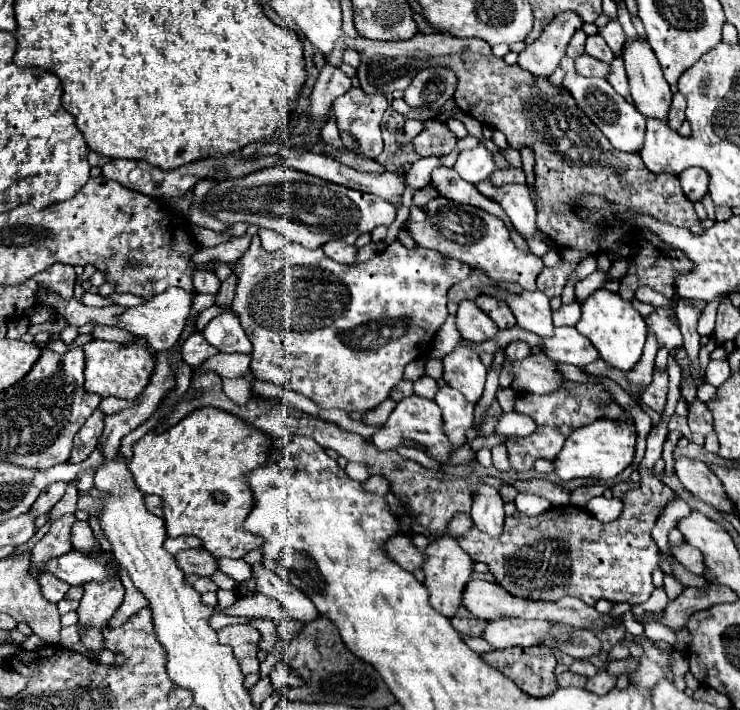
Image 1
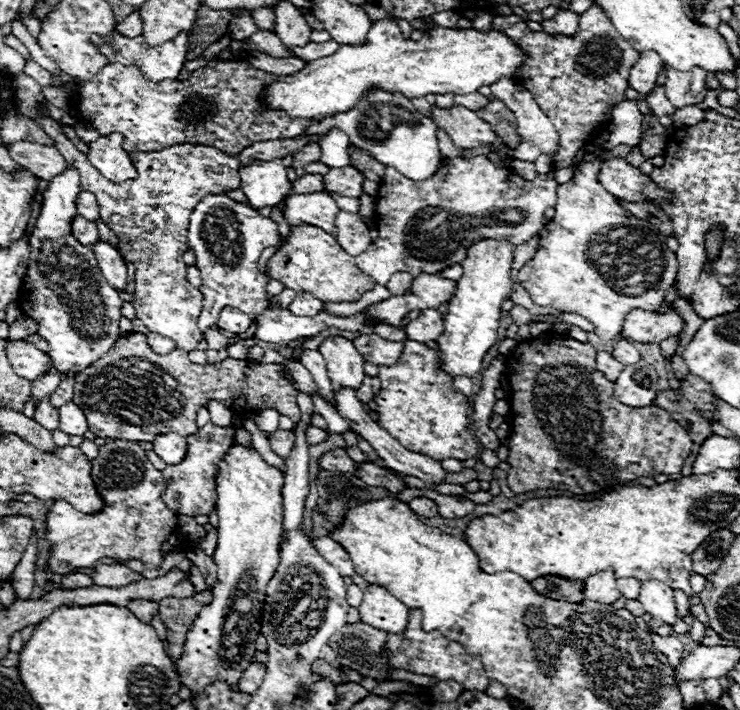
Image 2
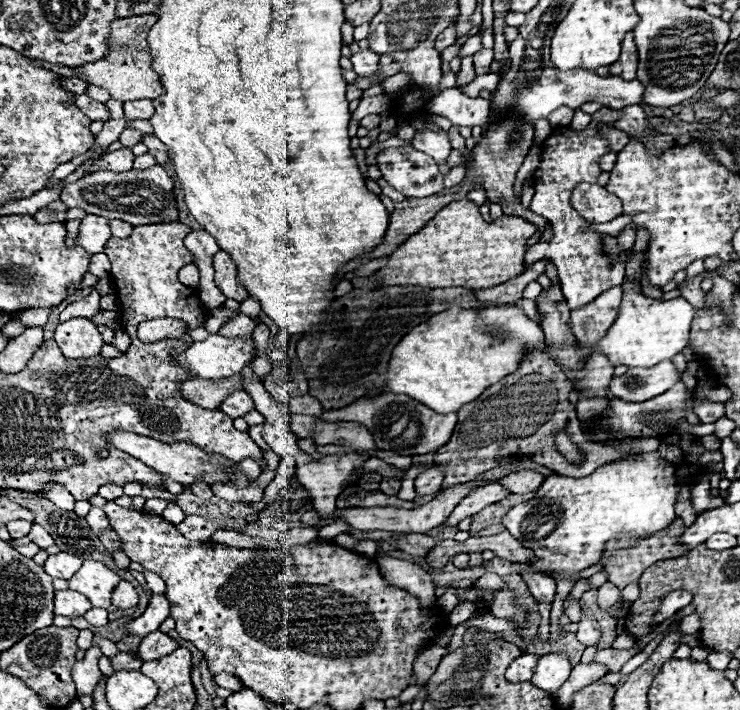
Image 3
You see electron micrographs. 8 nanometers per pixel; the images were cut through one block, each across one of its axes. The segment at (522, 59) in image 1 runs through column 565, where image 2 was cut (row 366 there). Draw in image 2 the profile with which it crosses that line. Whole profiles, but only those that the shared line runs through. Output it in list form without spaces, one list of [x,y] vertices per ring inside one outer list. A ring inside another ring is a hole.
[[[8,340],[6,354],[8,354],[8,360],[10,360],[14,372],[30,382],[38,380],[50,368],[54,368],[54,362],[48,358],[46,352],[34,348],[28,342],[22,342],[22,340]]]

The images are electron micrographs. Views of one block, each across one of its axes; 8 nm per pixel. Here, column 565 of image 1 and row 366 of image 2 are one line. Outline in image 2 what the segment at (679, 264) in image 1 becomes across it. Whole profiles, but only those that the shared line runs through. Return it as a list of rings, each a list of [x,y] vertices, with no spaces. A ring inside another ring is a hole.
[[[128,334],[124,338],[118,338],[114,348],[102,356],[102,360],[96,360],[90,368],[82,370],[76,374],[76,384],[74,384],[74,404],[86,412],[88,428],[100,438],[106,440],[154,440],[156,434],[166,434],[166,432],[176,432],[180,436],[190,436],[196,432],[196,410],[206,404],[206,400],[216,398],[222,404],[226,404],[230,410],[240,410],[240,412],[252,412],[252,410],[266,410],[266,408],[276,408],[280,414],[290,416],[294,422],[300,420],[300,408],[296,404],[298,390],[292,382],[286,380],[286,368],[282,364],[264,364],[258,366],[248,360],[234,360],[226,358],[222,364],[192,364],[188,360],[188,354],[182,352],[180,348],[172,350],[166,356],[158,356],[150,350],[146,344],[146,338],[142,334]]]

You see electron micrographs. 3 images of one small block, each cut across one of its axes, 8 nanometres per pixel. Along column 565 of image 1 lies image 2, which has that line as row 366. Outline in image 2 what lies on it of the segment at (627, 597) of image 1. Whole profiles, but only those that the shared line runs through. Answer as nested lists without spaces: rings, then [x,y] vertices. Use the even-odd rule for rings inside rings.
[[[544,336],[518,344],[506,354],[504,372],[512,396],[512,434],[508,438],[508,488],[514,494],[530,490],[556,488],[572,494],[592,494],[652,474],[678,474],[692,452],[688,432],[662,408],[628,408],[614,396],[612,382],[596,368],[596,350],[590,342],[578,342],[568,336]]]

